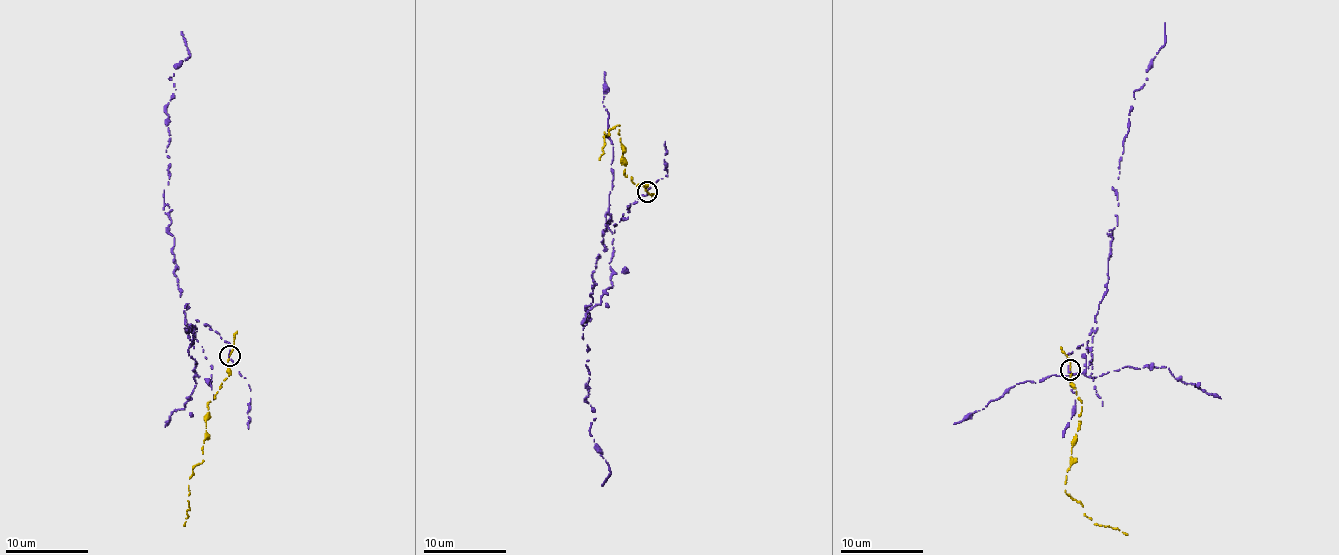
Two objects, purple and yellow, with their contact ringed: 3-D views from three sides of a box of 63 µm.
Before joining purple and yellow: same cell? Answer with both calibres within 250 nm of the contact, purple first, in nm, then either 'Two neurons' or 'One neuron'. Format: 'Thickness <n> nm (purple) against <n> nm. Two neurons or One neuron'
Thickness 240 nm (purple) against 200 nm. Two neurons

